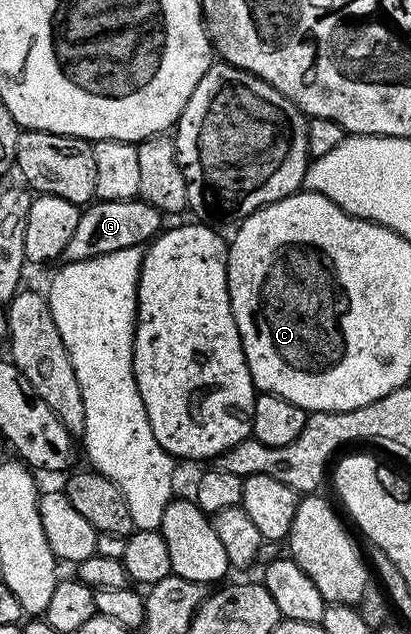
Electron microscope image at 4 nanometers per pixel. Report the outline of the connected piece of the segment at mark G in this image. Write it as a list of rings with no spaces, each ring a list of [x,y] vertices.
[[[99,201],[85,206],[80,215],[80,223],[76,223],[76,231],[72,239],[68,239],[68,247],[64,247],[61,255],[63,262],[83,261],[100,255],[112,255],[112,251],[124,251],[145,246],[163,232],[164,215],[147,201]]]

